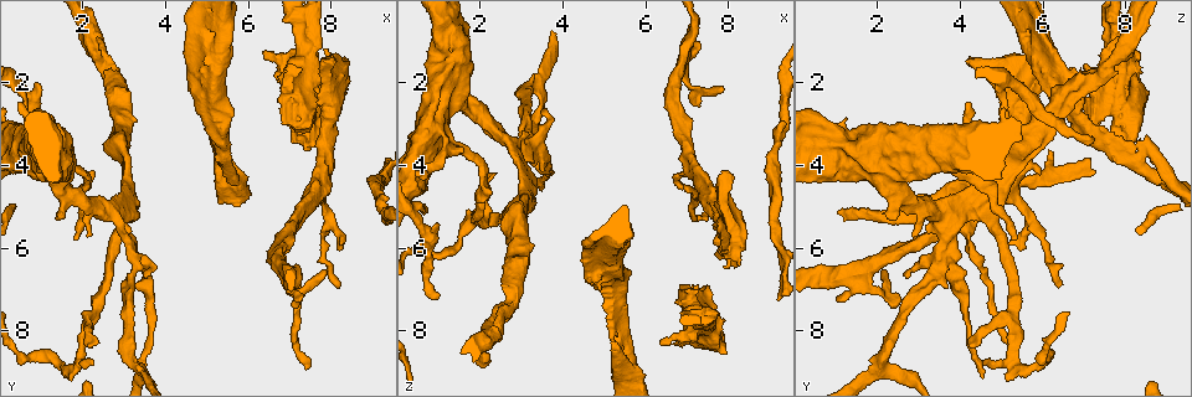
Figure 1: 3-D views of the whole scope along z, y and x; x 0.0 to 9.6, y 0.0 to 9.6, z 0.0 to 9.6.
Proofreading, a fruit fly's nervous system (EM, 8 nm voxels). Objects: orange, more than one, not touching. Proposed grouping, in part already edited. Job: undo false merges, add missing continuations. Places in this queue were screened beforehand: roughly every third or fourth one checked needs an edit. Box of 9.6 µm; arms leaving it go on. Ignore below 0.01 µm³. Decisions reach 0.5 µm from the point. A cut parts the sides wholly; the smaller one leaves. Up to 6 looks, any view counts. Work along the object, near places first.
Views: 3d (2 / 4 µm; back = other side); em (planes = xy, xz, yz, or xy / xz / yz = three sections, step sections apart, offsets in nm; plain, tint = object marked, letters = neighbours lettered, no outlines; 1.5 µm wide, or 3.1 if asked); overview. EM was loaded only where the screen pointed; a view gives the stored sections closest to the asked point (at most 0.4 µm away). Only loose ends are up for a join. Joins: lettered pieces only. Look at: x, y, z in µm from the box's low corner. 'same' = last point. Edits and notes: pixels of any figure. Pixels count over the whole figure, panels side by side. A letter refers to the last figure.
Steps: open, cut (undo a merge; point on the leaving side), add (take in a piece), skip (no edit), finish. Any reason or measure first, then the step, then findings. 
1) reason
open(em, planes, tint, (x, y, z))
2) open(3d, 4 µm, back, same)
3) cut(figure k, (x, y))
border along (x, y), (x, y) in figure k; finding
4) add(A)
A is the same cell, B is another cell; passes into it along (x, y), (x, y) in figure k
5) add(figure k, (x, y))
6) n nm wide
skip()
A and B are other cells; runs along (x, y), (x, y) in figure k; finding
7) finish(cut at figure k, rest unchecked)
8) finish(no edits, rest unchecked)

end of a long branch
open(em, planes, letters, (0.95, 3.45, 7.20))

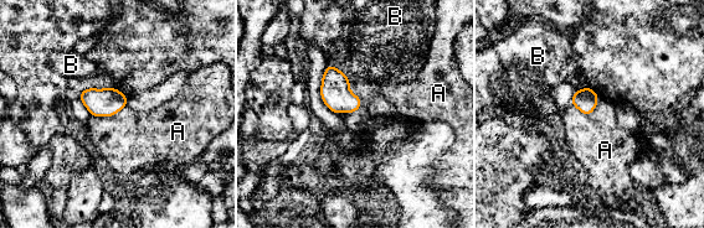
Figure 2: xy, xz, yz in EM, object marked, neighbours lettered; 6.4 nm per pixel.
150 nm wide
skip()
A and B are other cells; border along (349, 83), (360, 105), (338, 114) in figure 2; no lettered piece goes on from it

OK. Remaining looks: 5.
open(3d, 2 µm, (7.55, 3.10, 6.95))

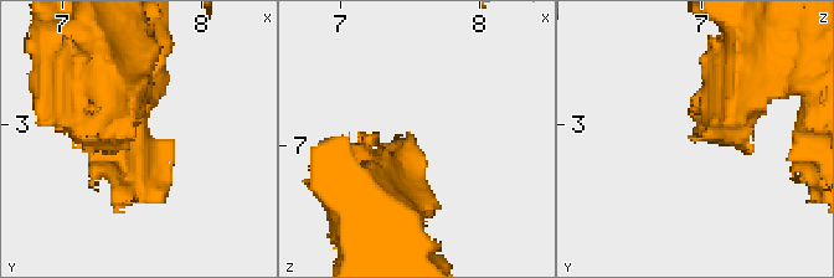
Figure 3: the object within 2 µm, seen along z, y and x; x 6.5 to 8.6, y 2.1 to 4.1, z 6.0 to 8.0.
open(em, xy, step 8, tint, (7.50, 3.10, 6.94))

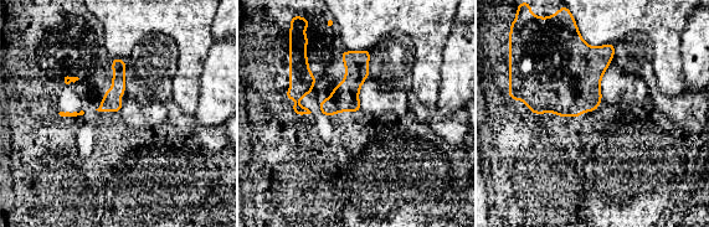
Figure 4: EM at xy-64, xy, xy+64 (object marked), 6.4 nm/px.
open(em, planes, letters, same)

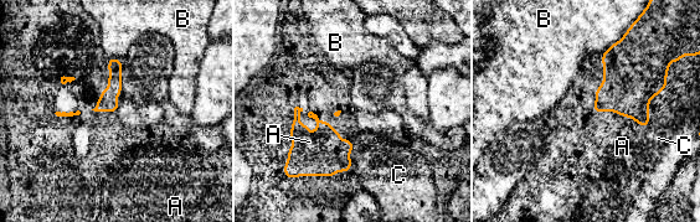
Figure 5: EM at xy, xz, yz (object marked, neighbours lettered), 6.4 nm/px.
skip()
A, B and C are other cells; no lettered piece goes on from it

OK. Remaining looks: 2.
thin end
open(3d, 2 µm, (7.85, 6.60, 2.05))

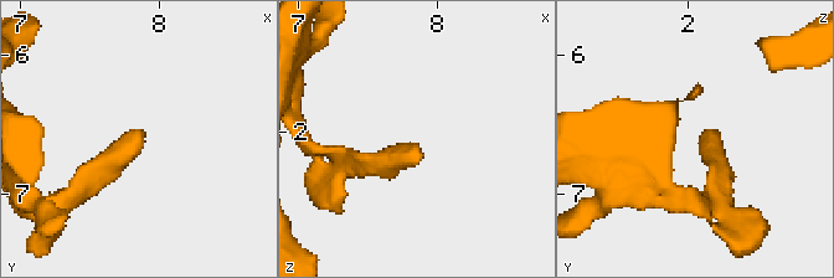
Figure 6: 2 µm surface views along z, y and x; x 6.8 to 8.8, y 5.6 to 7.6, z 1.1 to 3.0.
open(em, planes, letters, (7.84, 6.62, 2.10))

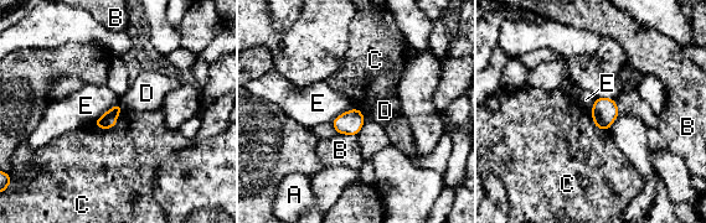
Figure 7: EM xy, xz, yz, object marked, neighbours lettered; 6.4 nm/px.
skip()
A, B, C, D and E are other cells; none of them fits

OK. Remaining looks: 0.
finish(no edits, rest unchecked)

